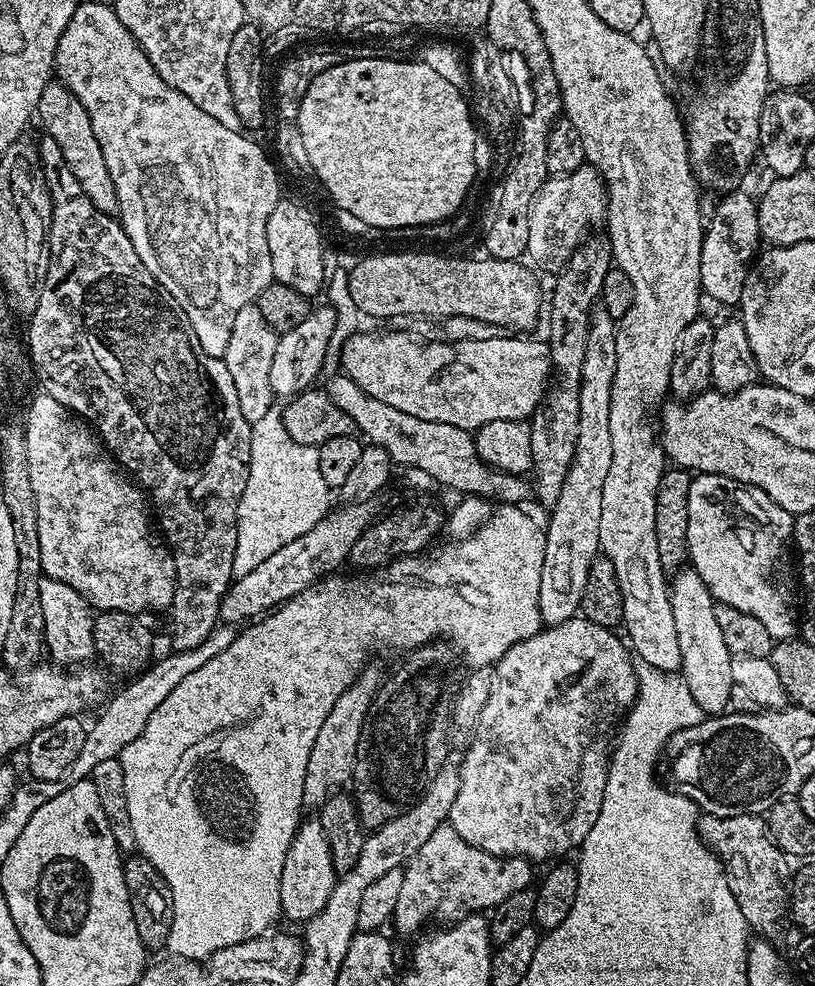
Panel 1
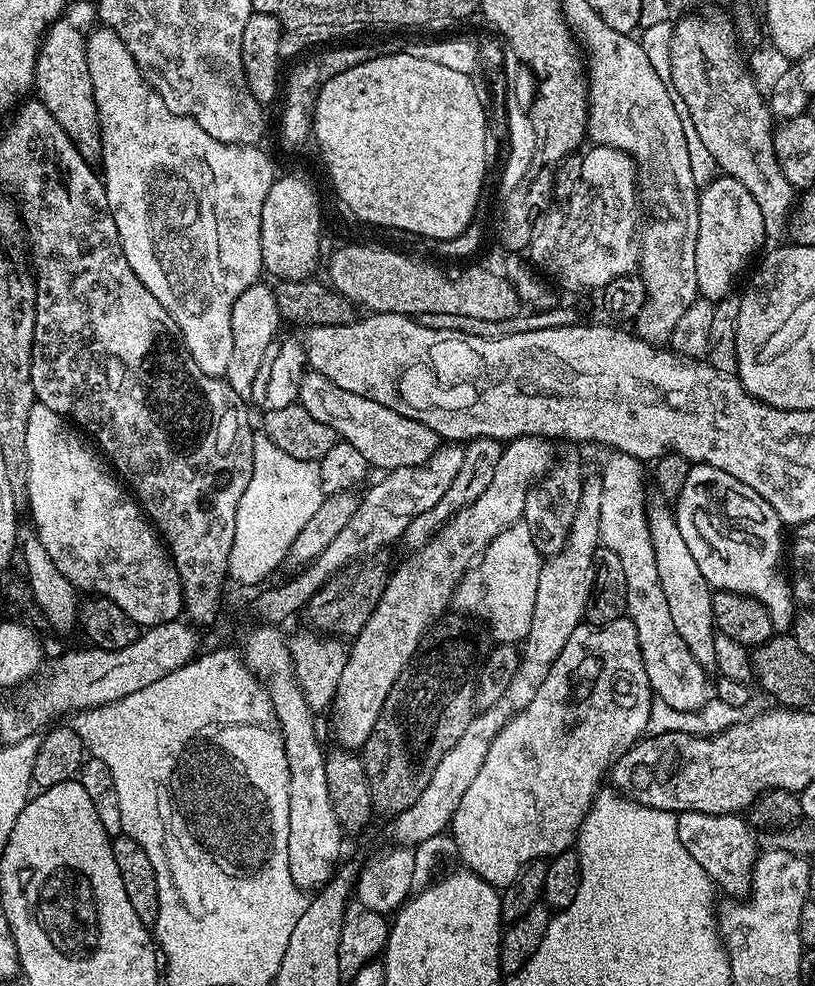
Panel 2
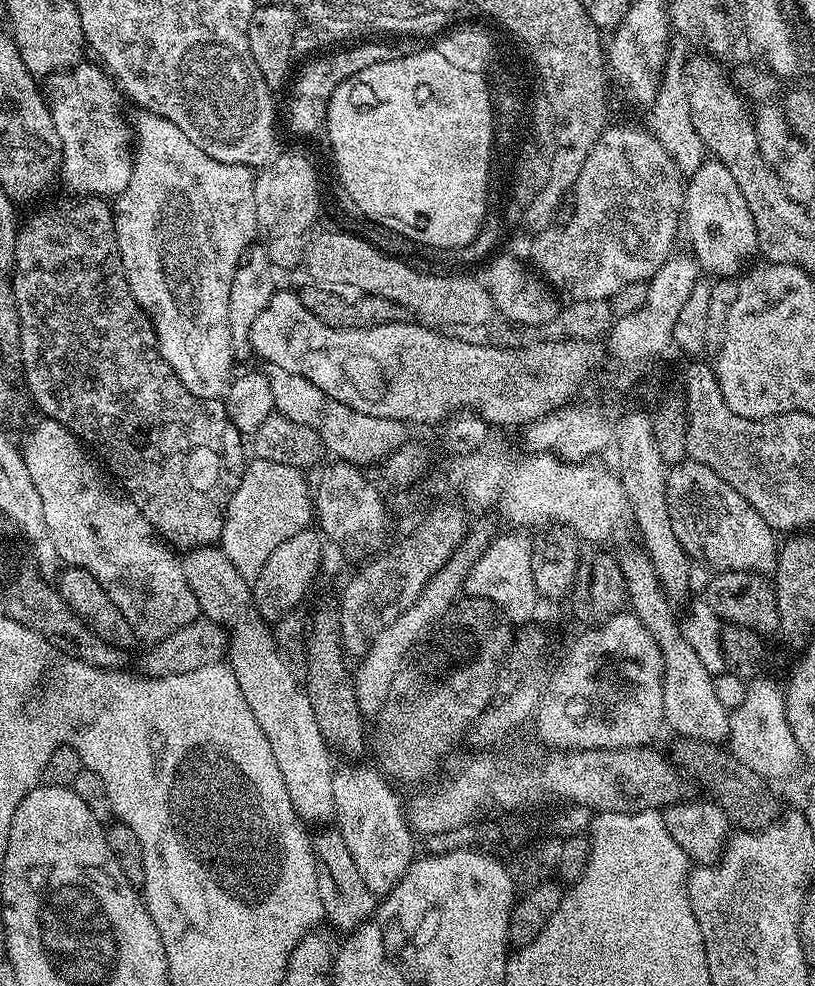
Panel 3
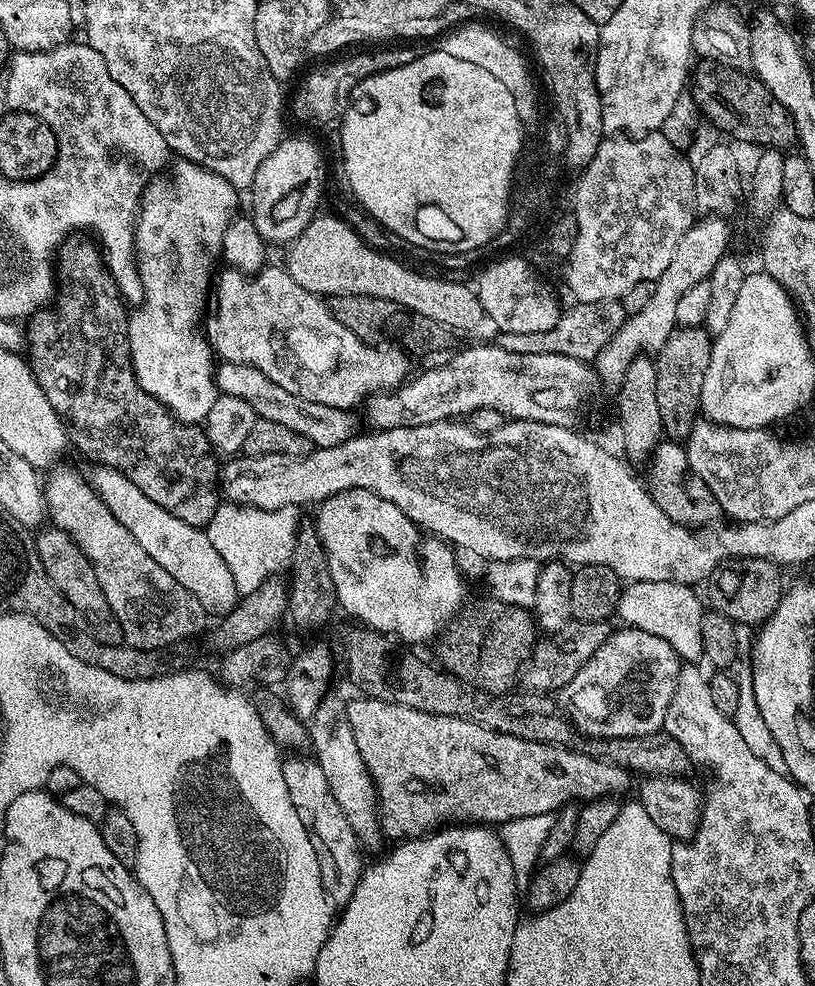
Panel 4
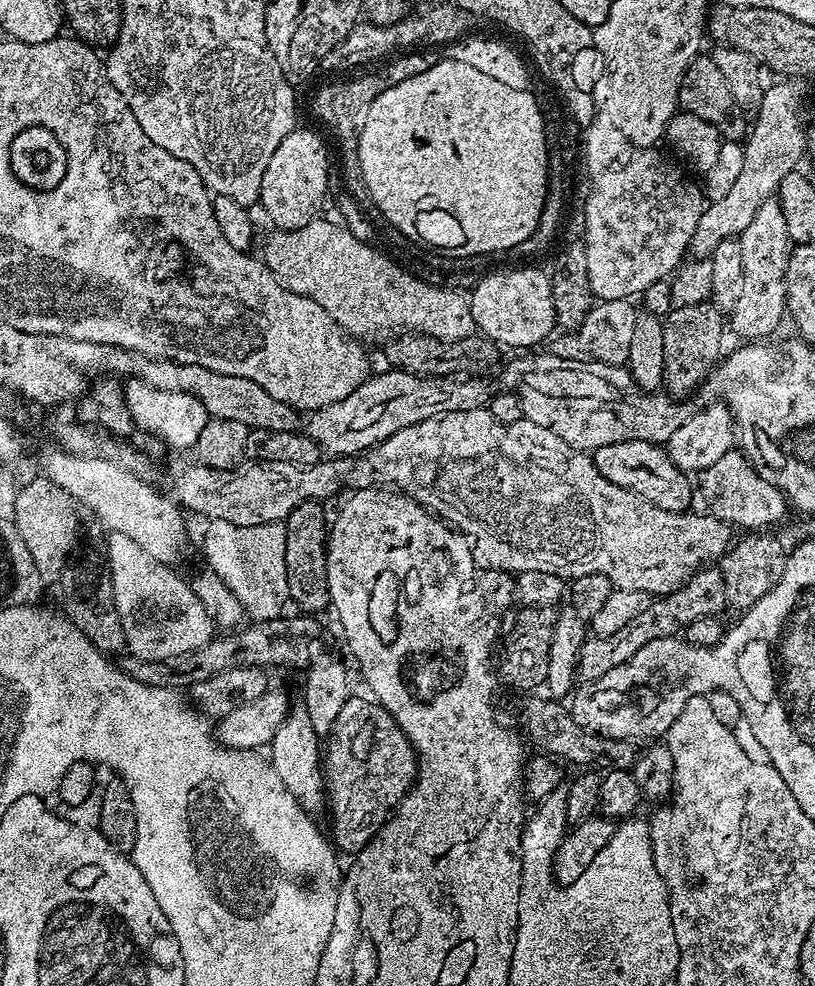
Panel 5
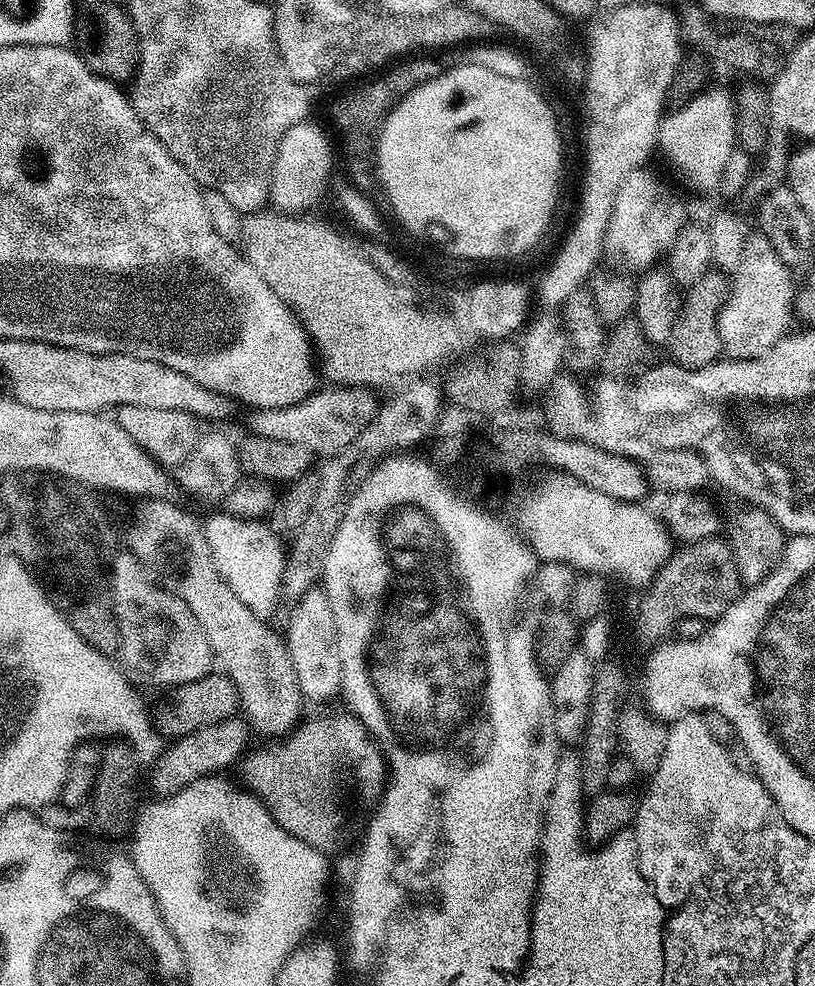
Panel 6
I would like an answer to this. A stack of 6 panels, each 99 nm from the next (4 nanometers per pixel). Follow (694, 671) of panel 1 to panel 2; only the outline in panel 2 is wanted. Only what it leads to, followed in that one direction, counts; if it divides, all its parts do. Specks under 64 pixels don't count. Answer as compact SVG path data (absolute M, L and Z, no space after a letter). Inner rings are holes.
M655 499L647 501L648 525L654 546L654 563L658 566L658 582L662 584L662 594L666 594L666 602L670 606L670 619L674 621L678 634L682 634L682 642L686 642L690 654L694 654L698 663L705 666L715 665L714 642L718 633L712 623L714 589L706 582L706 578L702 578L698 562L694 562L686 541L682 539L682 530L678 530L675 511L663 499Z

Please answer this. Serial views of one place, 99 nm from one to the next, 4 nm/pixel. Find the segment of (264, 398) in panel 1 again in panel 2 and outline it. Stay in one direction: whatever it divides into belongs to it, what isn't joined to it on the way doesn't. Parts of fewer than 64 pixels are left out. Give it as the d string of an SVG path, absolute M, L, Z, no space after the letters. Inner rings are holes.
M257 282L242 290L242 294L238 294L238 302L234 302L234 310L230 310L230 330L234 333L234 346L230 353L230 366L226 377L228 385L238 395L251 397L254 377L262 366L262 358L266 358L270 342L277 339L280 327L282 321L276 293L271 287L267 288L264 282Z

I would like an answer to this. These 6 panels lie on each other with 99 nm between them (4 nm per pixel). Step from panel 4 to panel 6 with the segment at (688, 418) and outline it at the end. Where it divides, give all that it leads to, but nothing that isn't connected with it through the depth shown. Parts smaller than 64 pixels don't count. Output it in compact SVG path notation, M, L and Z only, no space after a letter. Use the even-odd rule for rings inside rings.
M709 270L698 278L683 293L684 305L679 305L672 321L672 333L666 345L672 351L671 359L682 368L701 368L707 364L715 364L723 353L719 340L719 312L729 293L729 277L719 270Z

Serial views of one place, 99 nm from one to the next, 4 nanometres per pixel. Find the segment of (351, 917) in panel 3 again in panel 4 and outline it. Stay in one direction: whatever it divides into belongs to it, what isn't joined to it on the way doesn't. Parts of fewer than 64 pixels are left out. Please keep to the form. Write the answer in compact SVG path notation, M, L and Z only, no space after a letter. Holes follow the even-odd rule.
M288 758L284 760L282 766L282 778L286 778L290 802L294 810L298 810L298 818L302 818L302 826L306 826L310 834L310 842L314 842L314 854L318 854L318 870L322 874L322 886L329 901L336 906L348 904L366 864L365 861L360 861L360 852L362 853L360 840L354 834L350 822L346 822L346 814L342 814L342 806L338 806L338 798L334 798L330 782L326 782L326 774L322 774L322 766L312 758L308 760Z

